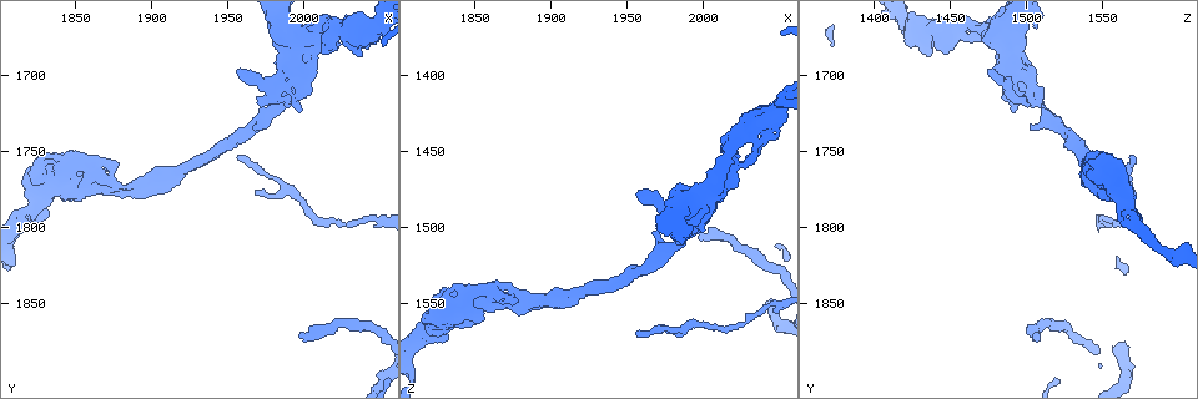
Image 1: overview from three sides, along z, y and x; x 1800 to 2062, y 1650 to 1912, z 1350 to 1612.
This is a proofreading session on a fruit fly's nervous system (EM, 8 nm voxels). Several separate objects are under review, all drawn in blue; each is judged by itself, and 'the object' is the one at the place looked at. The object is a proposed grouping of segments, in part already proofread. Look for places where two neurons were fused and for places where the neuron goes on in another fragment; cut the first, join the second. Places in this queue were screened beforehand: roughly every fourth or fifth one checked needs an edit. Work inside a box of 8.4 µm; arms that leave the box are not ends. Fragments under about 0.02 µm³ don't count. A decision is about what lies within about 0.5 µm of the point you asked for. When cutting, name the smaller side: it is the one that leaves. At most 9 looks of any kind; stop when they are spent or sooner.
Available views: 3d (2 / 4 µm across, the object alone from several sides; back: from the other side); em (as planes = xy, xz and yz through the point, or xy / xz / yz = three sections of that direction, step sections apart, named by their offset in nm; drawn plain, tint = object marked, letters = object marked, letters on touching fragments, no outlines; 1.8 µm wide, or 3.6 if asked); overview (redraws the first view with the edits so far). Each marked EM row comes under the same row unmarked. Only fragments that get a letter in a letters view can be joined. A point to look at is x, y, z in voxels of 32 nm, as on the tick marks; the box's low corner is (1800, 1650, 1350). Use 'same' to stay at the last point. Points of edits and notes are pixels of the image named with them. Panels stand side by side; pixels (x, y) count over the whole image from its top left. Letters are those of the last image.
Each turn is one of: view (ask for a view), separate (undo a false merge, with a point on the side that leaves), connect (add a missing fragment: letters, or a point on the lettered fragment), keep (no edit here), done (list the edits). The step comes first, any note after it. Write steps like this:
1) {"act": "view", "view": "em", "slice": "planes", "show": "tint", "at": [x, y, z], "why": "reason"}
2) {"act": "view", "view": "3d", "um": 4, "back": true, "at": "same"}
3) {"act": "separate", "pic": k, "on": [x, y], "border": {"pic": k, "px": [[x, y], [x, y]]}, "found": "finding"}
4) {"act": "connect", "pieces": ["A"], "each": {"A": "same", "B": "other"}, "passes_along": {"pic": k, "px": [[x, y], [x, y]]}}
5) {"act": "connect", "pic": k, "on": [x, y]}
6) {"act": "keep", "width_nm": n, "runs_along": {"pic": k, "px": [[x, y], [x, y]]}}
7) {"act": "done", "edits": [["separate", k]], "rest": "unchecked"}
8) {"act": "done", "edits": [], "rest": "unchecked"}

{"act": "view", "view": "em", "slice": "xz", "step": 4, "show": "letters", "at": [1998, 1870, 1506]}

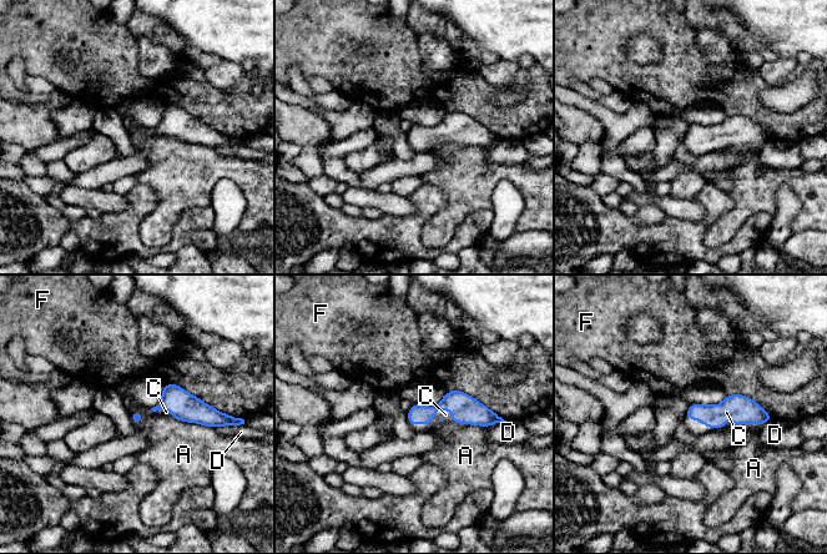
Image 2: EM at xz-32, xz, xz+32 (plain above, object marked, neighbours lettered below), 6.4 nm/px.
{"act": "connect", "pieces": ["C"], "each": {"A": "other", "C": "same", "D": "other", "F": "other"}, "passes_along": {"pic": 2, "px": [[465, 409], [432, 422], [445, 414]]}, "found": "the neuron continues"}

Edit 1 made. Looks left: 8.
{"act": "view", "view": "overview"}

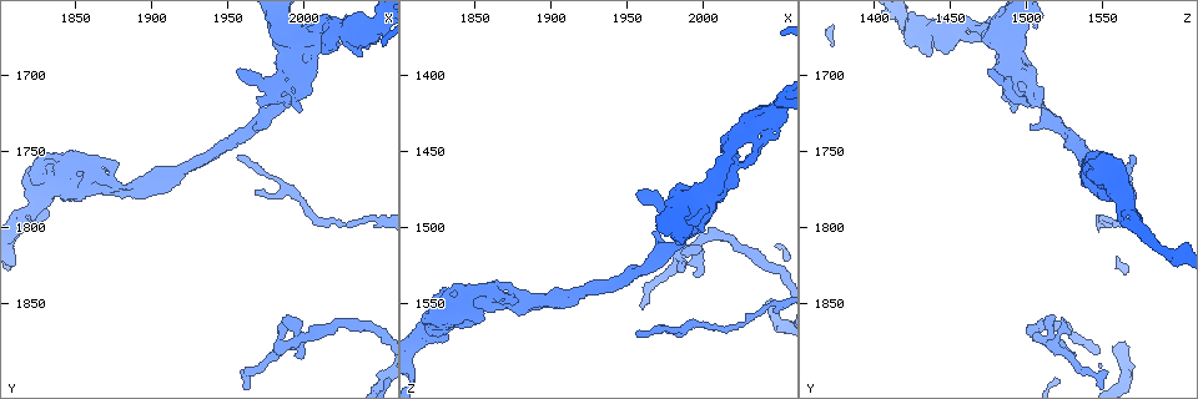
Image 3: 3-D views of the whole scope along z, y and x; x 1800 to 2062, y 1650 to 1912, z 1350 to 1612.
{"act": "view", "view": "em", "slice": "planes", "show": "letters", "at": [1858, 1772, 1548], "why": "sharp bend"}

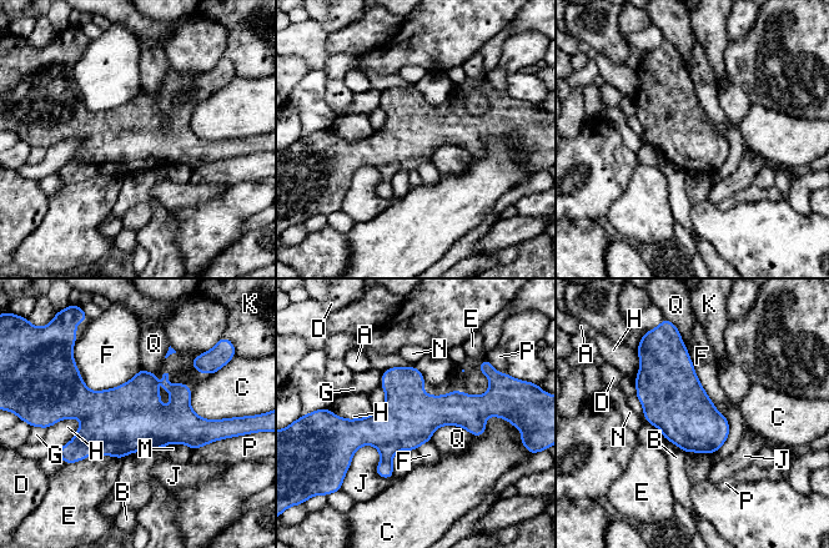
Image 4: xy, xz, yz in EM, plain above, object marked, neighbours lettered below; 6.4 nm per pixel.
{"act": "keep", "width_nm": 360, "each": {"A": "other", "B": "other", "C": "other", "D": "other", "E": "other", "F": "other", "G": "other", "H": "other", "J": "other", "K": "other", "M": "other", "N": "other", "P": "other", "Q": "other"}, "runs_along": {"pic": 4, "px": [[491, 412], [341, 425]]}, "found": "all the same neuron"}

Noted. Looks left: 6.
{"act": "view", "view": "3d", "um": 4, "at": [1956, 1756, 1570]}

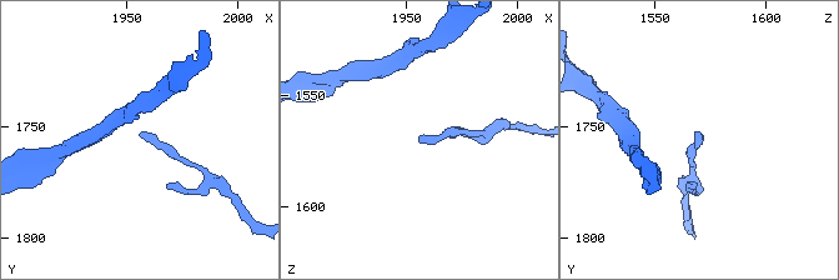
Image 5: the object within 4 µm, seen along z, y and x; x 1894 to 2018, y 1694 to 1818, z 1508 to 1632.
{"act": "view", "view": "em", "slice": "planes", "show": "letters", "at": [1955, 1754, 1569]}

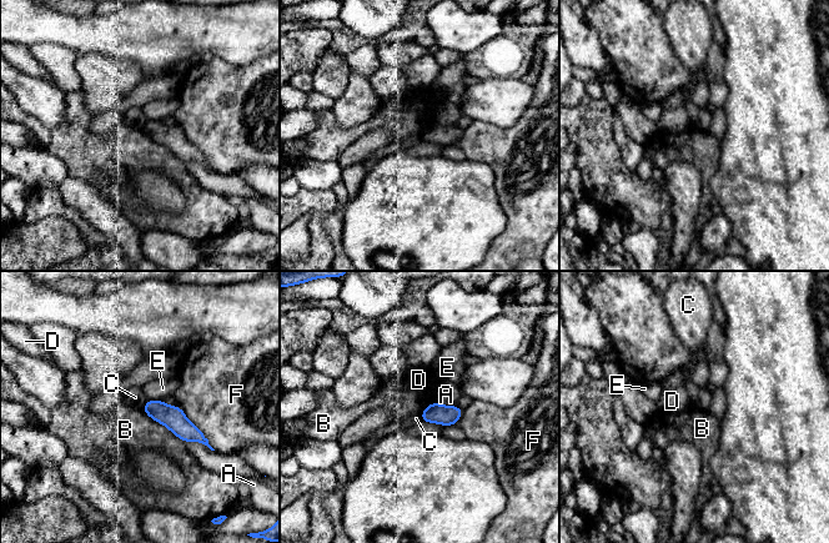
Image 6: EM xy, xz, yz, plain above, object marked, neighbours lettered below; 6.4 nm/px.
{"act": "keep", "each": {"A": "other", "B": "other", "C": "other", "D": "other", "E": "other", "F": "other"}, "border": {"pic": 6, "px": [[141, 410], [165, 425], [184, 442]]}, "found": "no lettered fragment goes on from it"}

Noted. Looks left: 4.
{"act": "view", "view": "em", "slice": "planes", "show": "letters", "at": [2018, 1666, 1448], "why": "abrupt turn"}

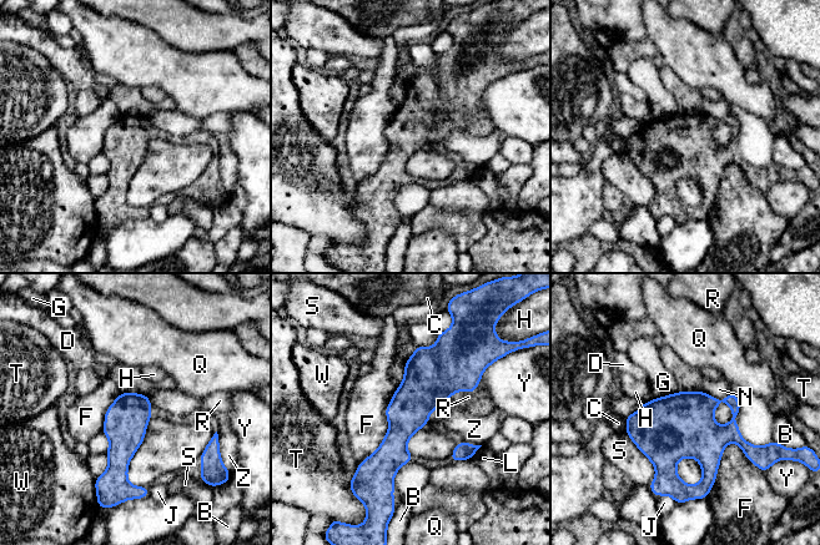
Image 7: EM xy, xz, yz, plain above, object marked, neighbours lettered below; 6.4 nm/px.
{"act": "keep", "width_nm": 280, "each": {"B": "other", "C": "other", "D": "other", "F": "other", "G": "other", "H": "other", "J": "other", "L": "other", "N": "other", "Q": "other", "R": "other", "S": "other", "T": "other", "W": "other", "Y": "other", "Z": "other"}, "border": {"pic": 7, "px": [[735, 442], [727, 444], [705, 498]]}, "found": "all the same neuron"}

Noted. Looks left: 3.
{"act": "done", "edits": [["connect", 2]], "rest": "unchecked"}

